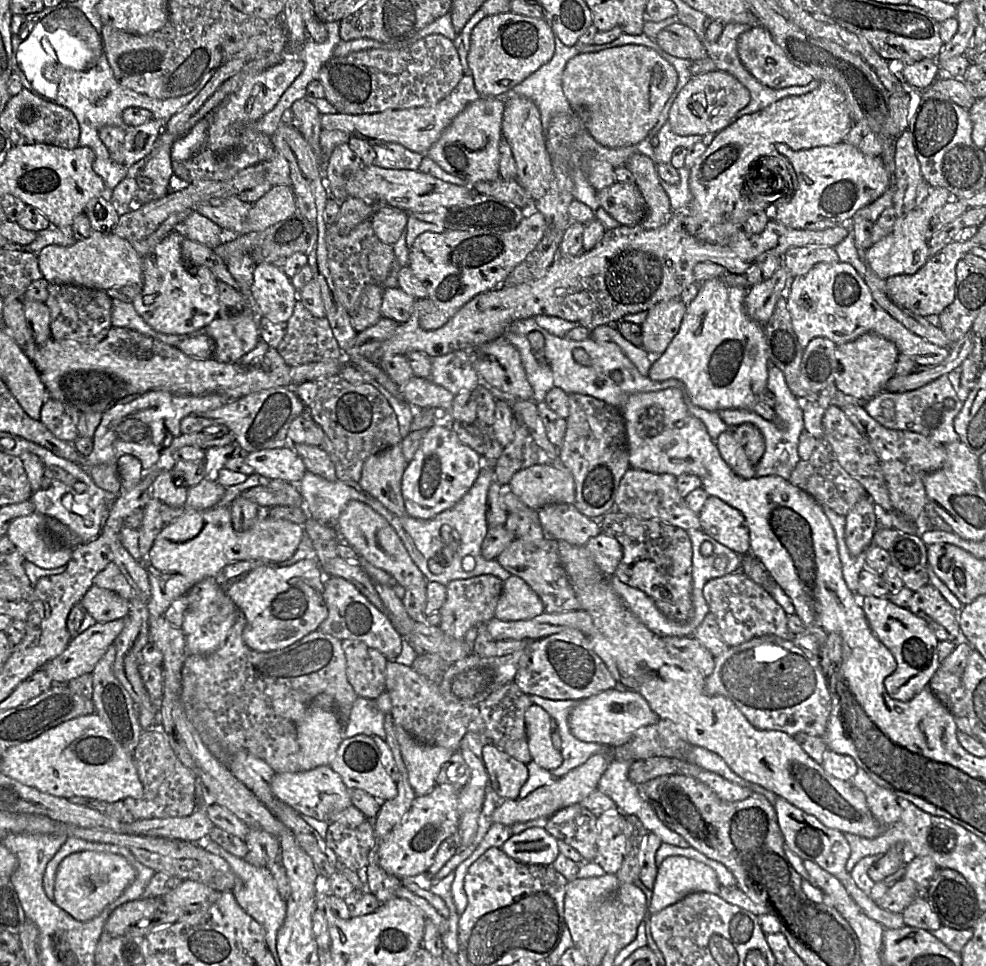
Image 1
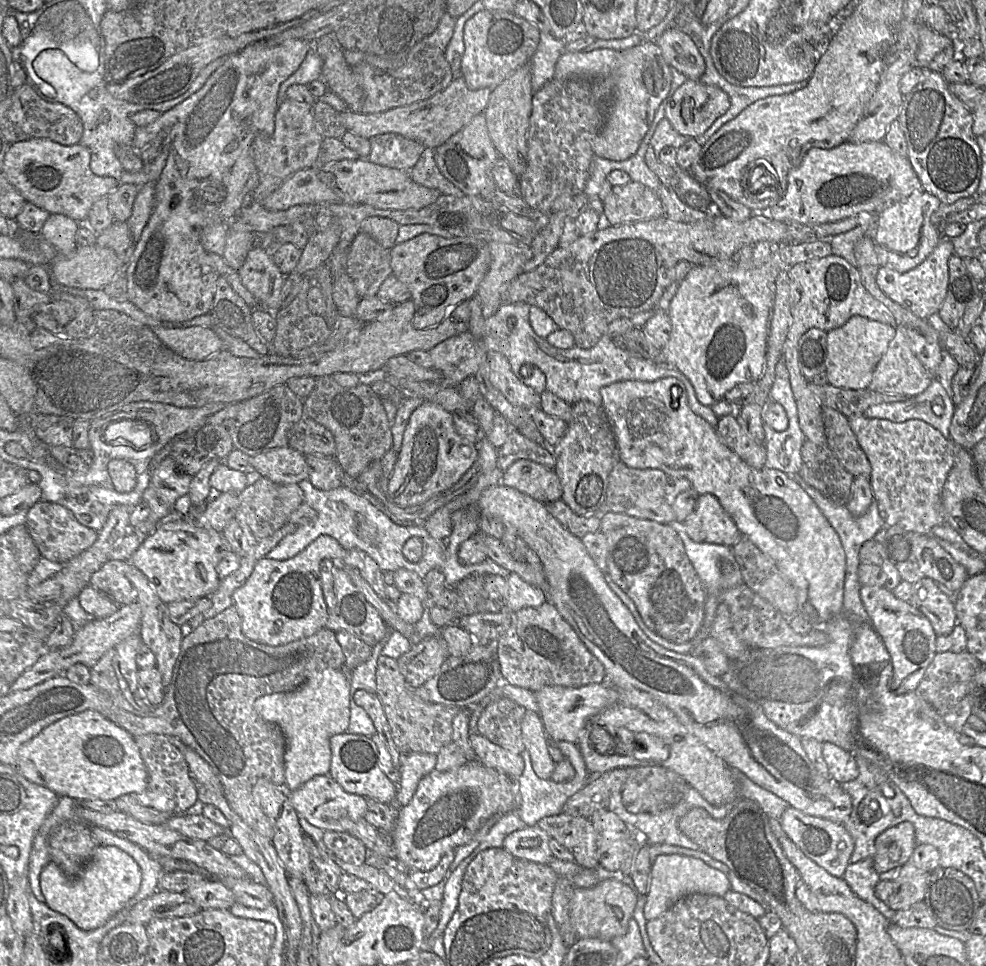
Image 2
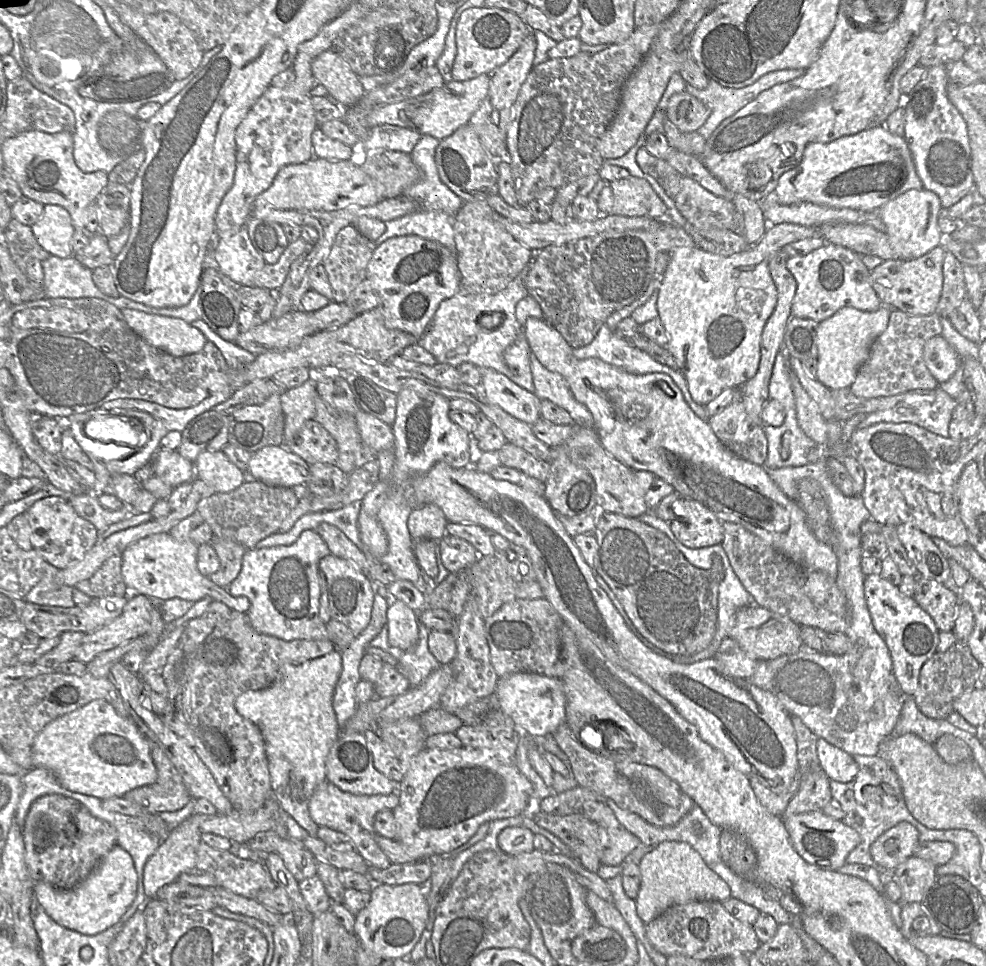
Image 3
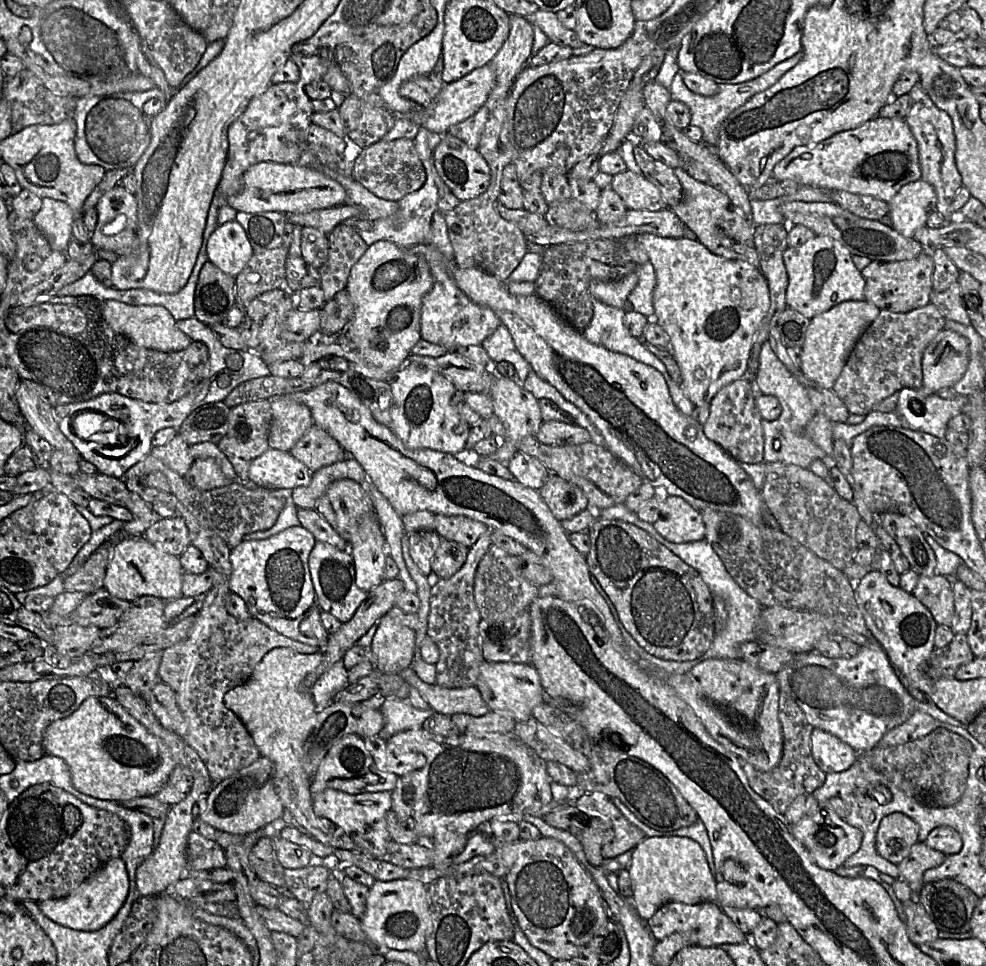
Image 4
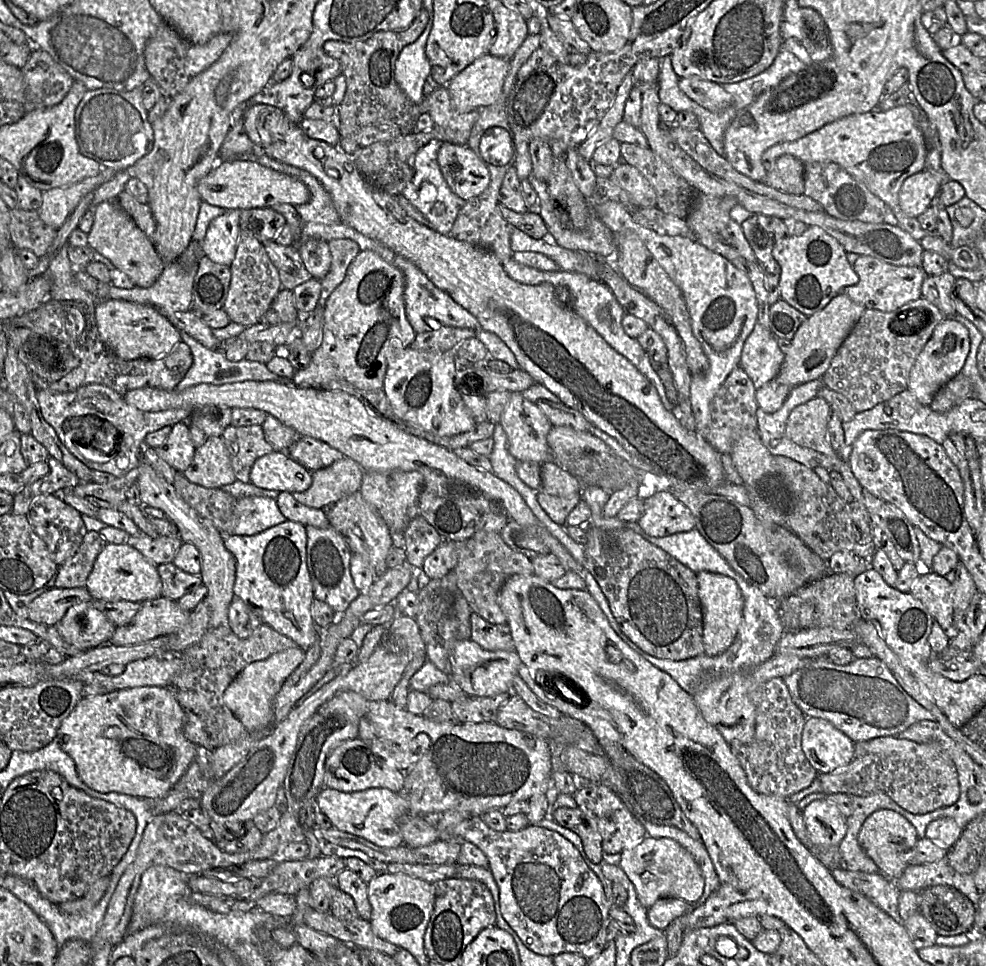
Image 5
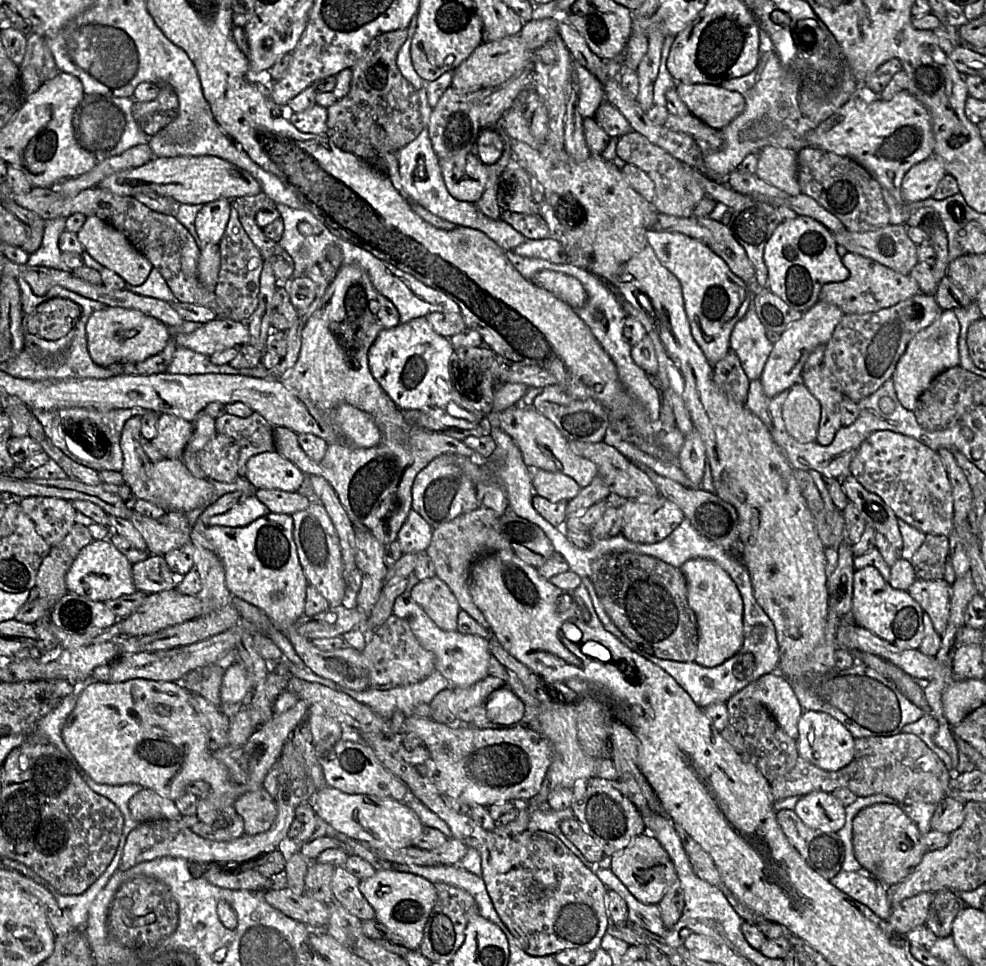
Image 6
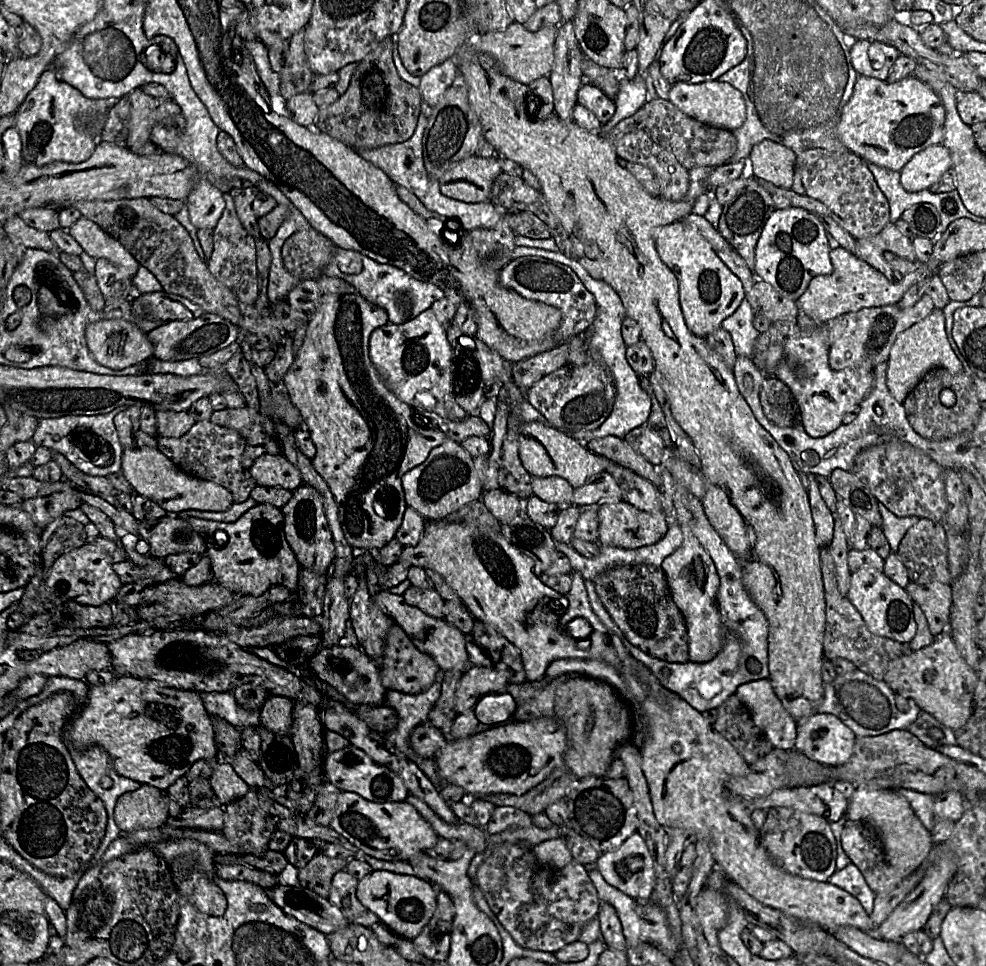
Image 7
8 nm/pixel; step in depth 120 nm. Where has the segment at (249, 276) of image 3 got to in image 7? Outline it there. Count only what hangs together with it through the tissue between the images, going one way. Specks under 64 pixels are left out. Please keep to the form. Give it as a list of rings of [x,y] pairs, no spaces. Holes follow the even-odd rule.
[[[203,176],[198,180],[185,203],[190,221],[196,229],[213,230],[225,208],[223,193]]]

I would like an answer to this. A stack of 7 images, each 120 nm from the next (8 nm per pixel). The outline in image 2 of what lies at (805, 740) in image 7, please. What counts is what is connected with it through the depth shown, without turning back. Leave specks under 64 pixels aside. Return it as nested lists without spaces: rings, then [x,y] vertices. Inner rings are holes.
[[[830,742],[822,743],[822,755],[830,777],[837,783],[852,781],[859,775],[855,756]]]

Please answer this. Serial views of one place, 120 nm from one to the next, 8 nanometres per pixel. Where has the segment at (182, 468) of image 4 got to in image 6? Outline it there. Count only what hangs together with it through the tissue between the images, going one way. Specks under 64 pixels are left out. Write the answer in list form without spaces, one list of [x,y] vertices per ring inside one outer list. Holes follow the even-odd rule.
[[[159,414],[157,435],[152,439],[152,443],[164,458],[182,459],[192,434],[192,422],[171,414]]]

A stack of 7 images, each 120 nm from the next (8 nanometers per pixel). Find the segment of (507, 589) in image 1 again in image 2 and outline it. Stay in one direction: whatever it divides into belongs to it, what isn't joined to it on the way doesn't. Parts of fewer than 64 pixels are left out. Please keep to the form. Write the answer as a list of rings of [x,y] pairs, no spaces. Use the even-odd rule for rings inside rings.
[[[516,573],[507,578],[508,597],[506,609],[516,612],[526,607],[539,607],[548,602],[547,595],[539,588],[524,581]]]

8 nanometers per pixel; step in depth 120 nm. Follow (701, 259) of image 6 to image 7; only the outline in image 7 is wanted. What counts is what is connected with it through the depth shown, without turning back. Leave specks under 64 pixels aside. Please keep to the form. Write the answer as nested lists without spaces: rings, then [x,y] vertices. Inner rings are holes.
[[[683,220],[660,227],[654,233],[654,243],[661,261],[678,279],[679,303],[687,328],[695,336],[706,338],[746,298],[741,281],[719,259],[708,241]]]

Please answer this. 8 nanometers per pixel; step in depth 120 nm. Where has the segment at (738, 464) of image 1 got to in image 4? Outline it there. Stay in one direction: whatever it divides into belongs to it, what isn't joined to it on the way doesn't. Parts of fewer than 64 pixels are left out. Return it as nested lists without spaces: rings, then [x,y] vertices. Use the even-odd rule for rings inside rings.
[[[747,378],[729,383],[709,402],[709,416],[702,425],[705,436],[739,463],[757,464],[764,462],[762,418],[755,404],[757,394],[754,383]]]

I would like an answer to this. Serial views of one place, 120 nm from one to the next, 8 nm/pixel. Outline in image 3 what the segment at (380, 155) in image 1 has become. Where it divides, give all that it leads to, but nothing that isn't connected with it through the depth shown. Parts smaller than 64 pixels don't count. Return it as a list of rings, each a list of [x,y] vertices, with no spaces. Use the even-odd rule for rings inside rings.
[[[385,124],[371,130],[364,147],[367,152],[398,151],[411,155],[421,136],[417,131]]]

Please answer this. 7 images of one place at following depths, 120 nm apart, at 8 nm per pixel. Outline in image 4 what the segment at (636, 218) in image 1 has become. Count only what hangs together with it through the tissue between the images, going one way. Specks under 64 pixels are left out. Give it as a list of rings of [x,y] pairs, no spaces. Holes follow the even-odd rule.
[[[630,170],[614,175],[610,188],[621,197],[628,210],[655,212],[668,208],[659,190],[643,176]]]

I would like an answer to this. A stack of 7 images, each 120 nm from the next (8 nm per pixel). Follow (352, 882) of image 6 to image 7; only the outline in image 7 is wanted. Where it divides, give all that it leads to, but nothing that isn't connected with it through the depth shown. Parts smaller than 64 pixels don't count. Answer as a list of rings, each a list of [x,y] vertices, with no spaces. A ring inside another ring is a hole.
[[[345,870],[334,874],[328,901],[337,907],[349,923],[360,924],[370,928],[373,924],[381,922],[379,917],[366,908],[356,897],[358,881]]]

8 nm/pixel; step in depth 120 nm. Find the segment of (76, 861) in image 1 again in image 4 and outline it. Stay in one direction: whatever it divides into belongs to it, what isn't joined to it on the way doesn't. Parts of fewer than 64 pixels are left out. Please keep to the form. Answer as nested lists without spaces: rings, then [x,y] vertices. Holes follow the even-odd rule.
[[[121,857],[114,858],[87,878],[69,896],[38,902],[40,910],[52,921],[80,931],[104,927],[121,909],[129,894],[129,878]]]

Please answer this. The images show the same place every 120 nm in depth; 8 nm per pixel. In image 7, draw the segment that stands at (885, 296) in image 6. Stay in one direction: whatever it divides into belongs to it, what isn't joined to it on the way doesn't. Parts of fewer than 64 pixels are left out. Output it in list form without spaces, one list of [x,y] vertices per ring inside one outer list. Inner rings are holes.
[[[842,247],[831,249],[829,257],[833,272],[829,275],[815,276],[795,302],[798,309],[817,324],[826,324],[843,314],[864,308],[895,305],[910,287],[922,279],[933,276],[925,265],[920,265],[916,271],[905,275],[900,283],[892,283],[881,272]]]

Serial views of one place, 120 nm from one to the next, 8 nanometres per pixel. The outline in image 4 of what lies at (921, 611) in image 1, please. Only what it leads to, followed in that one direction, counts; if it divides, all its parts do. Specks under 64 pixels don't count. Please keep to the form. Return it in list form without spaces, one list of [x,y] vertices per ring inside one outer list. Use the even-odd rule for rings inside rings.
[[[919,576],[911,593],[931,613],[937,626],[952,627],[954,598],[952,582],[945,576]]]

